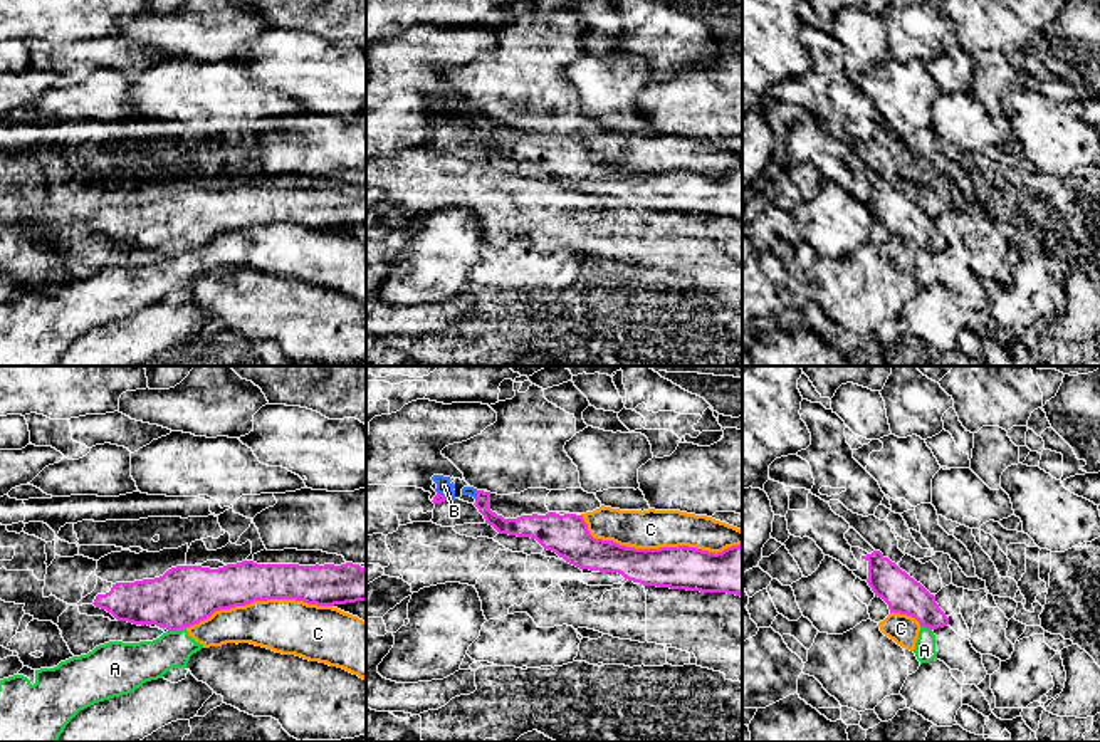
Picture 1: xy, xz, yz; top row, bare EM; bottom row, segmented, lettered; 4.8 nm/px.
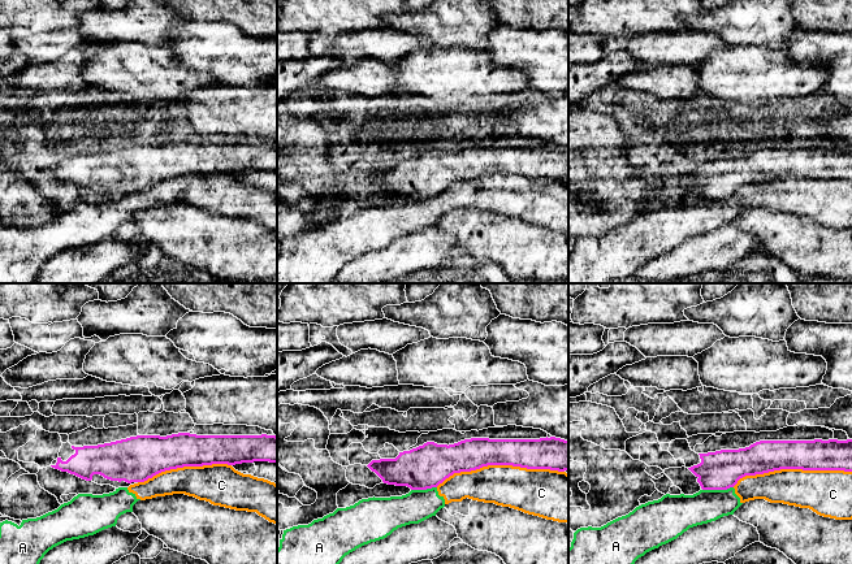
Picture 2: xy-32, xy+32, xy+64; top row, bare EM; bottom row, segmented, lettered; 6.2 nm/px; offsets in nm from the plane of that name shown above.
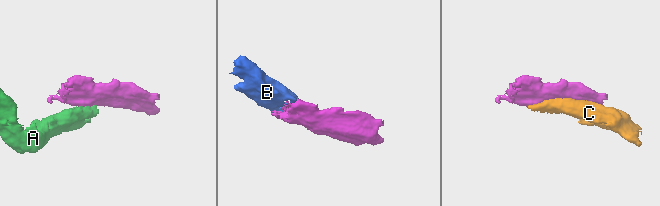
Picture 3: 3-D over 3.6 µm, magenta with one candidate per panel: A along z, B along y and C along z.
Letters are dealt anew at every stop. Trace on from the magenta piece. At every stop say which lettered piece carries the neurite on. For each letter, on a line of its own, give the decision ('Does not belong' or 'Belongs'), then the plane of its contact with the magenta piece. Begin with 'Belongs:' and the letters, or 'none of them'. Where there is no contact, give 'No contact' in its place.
Belongs: B
A: Does not belong. Touches magenta in xy
B: Belongs. Touches magenta in xz
C: Does not belong. Touches magenta in xz

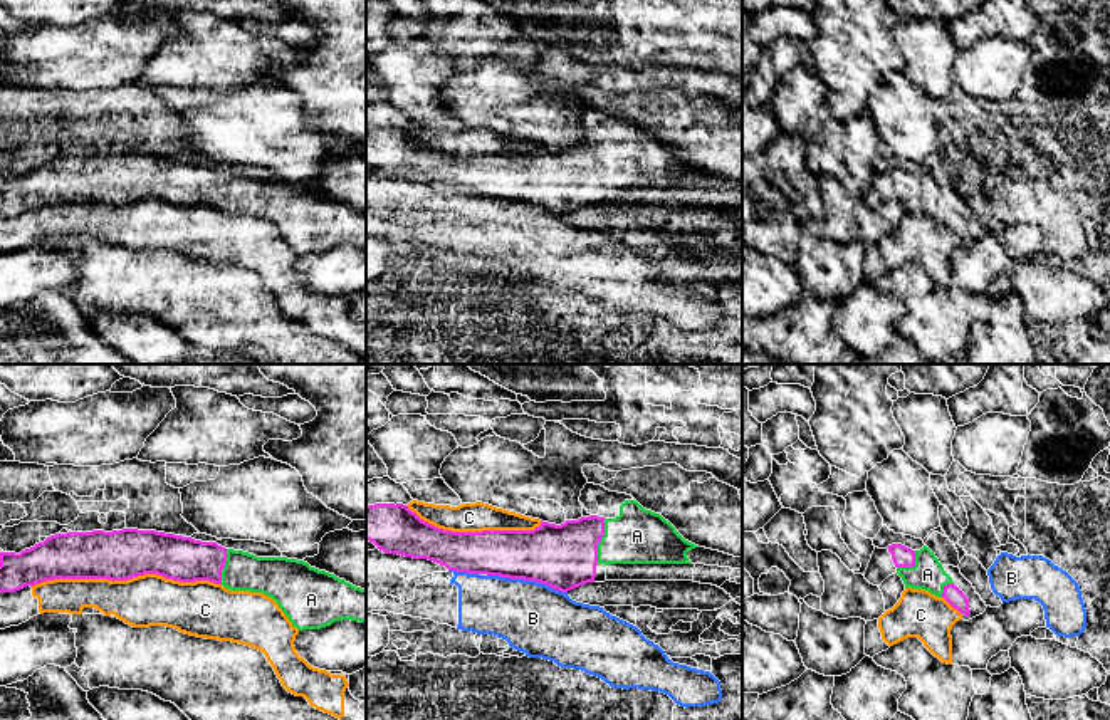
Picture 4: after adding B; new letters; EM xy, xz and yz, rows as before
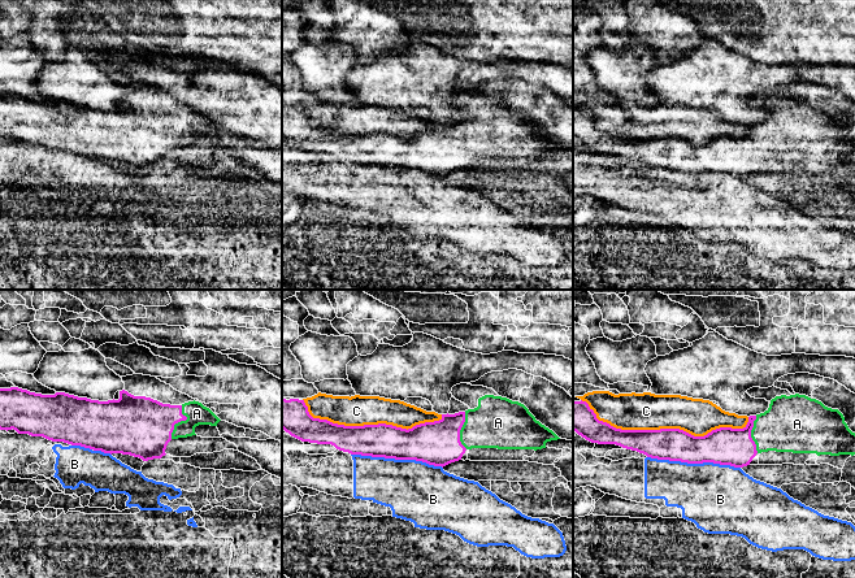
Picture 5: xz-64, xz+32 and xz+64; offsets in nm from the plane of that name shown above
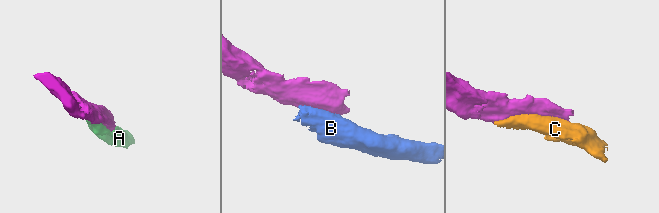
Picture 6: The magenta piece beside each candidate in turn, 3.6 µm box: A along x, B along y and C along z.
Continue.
Belongs: A
A: Belongs. Touches magenta in xz
B: Does not belong. Touches magenta in xz
C: Does not belong. Touches magenta in xy

